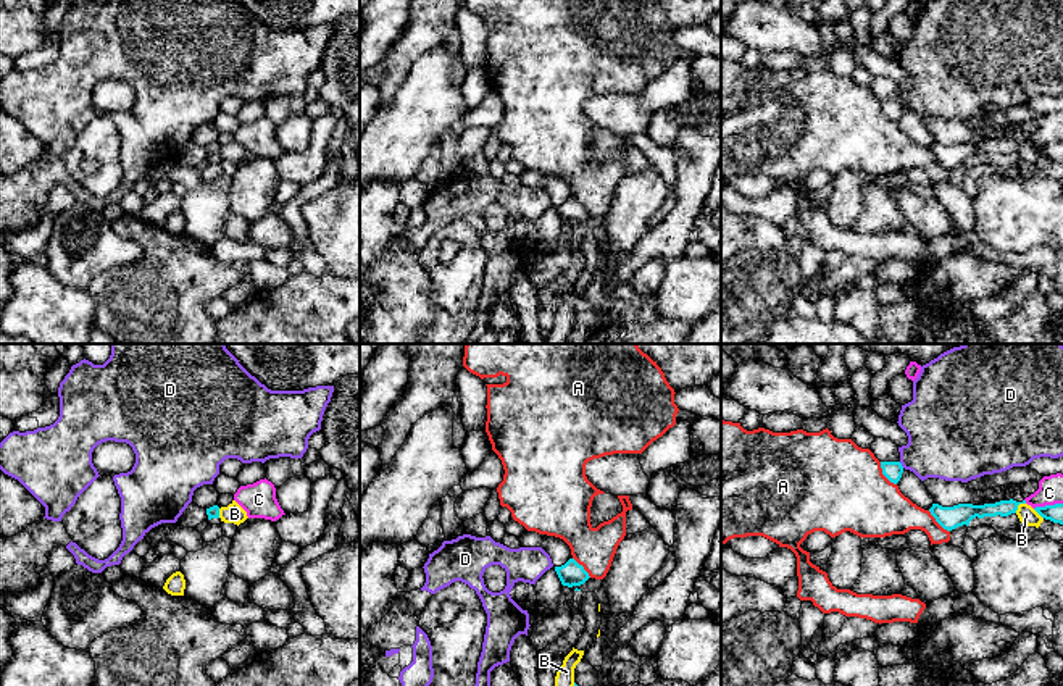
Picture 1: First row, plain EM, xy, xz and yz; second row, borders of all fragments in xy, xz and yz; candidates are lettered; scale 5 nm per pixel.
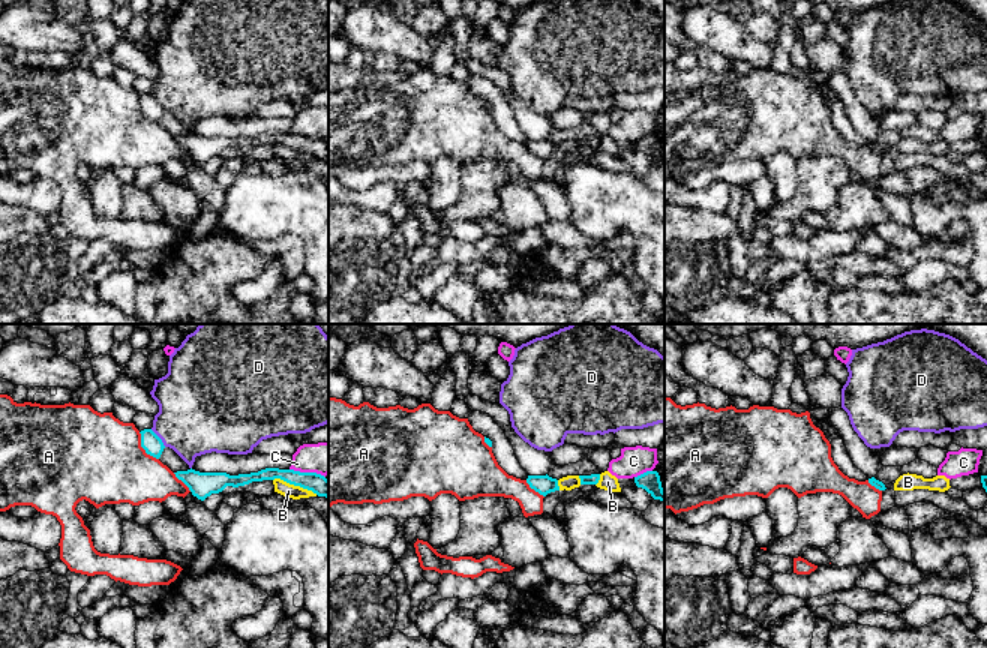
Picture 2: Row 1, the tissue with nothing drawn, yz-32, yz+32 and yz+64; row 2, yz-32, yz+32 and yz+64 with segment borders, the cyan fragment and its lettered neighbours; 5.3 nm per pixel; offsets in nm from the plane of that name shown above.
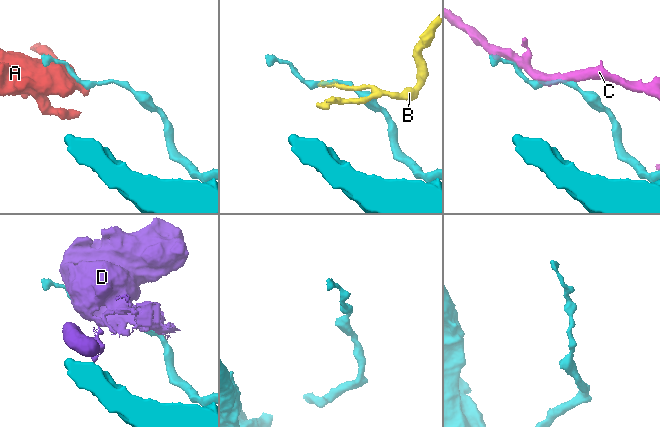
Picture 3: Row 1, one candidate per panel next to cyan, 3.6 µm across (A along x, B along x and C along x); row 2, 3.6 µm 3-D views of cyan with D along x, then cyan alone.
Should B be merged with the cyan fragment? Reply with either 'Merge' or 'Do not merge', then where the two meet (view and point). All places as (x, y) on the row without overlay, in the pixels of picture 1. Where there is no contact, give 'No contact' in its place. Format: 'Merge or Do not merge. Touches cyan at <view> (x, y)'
Do not merge. Touches cyan at yz (1018, 142)

